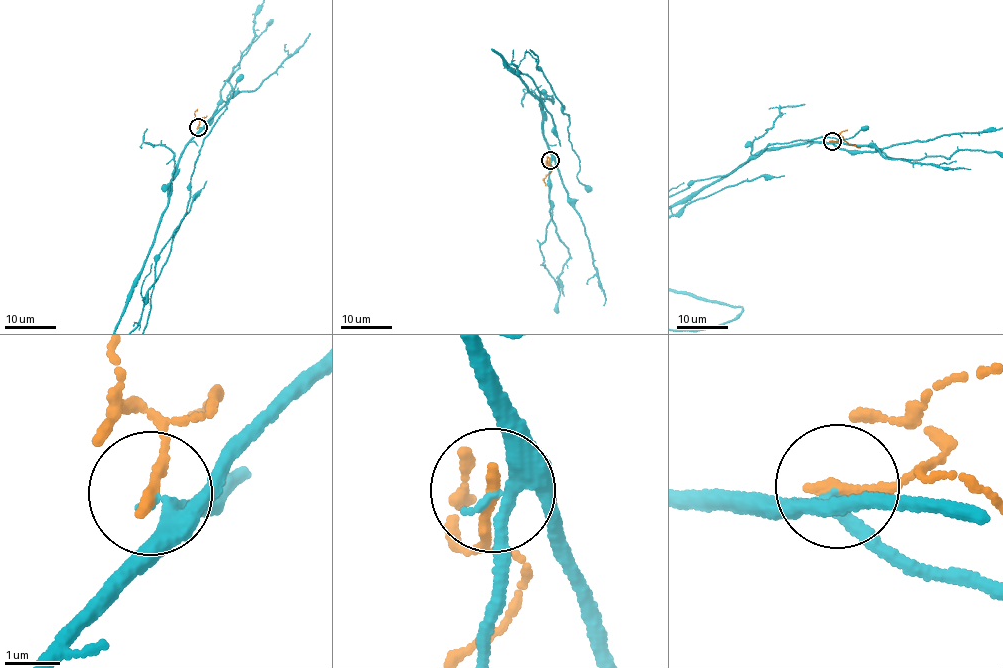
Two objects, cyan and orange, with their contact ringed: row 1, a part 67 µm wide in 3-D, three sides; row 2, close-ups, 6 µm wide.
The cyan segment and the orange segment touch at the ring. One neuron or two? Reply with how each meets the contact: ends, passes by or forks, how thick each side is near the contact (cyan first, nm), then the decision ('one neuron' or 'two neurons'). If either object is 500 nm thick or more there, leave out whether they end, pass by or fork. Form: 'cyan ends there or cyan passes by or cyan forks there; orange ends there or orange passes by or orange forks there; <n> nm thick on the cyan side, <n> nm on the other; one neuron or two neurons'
cyan passes by; orange ends there; 180 nm thick on the cyan side, 220 nm on the other; two neurons

